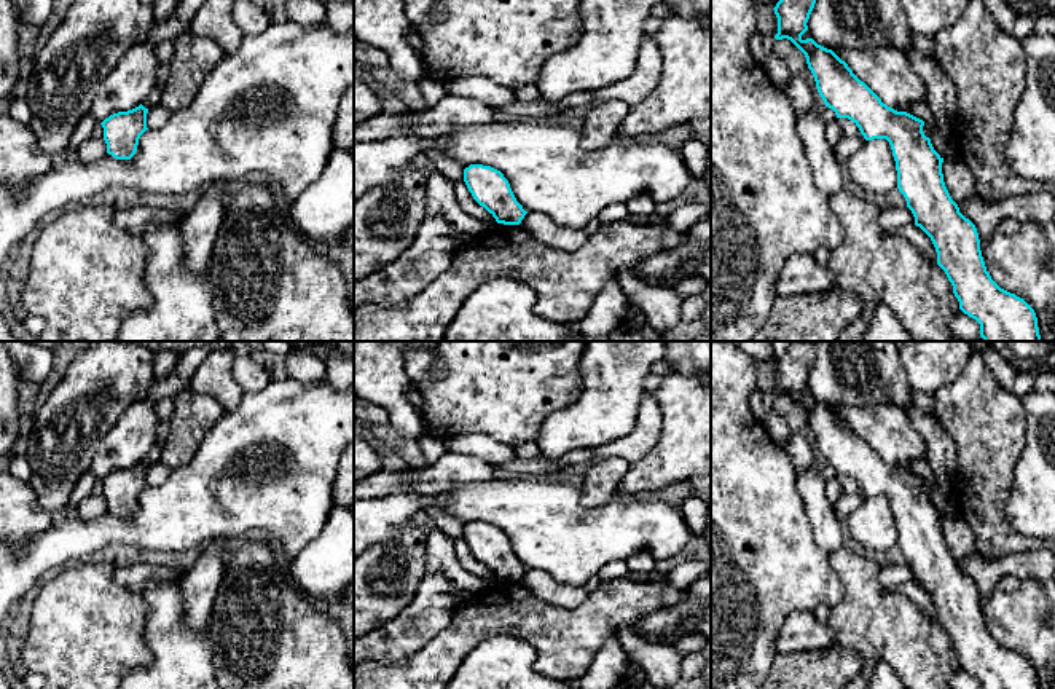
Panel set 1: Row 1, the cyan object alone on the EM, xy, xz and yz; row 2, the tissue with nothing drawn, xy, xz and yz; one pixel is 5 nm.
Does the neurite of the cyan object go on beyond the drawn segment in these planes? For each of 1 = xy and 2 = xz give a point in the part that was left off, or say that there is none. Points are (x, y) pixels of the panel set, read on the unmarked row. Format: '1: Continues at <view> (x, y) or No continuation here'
1: No continuation here
2: No continuation here

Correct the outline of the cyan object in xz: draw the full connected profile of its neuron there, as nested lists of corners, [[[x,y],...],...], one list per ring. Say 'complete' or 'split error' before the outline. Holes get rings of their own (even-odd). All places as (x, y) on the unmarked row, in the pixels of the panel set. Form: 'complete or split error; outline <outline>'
complete; outline [[[470,522],[464,526],[464,539],[473,557],[483,563],[497,581],[520,582],[528,571],[516,558],[508,537],[491,523]]]

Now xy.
complete; outline [[[140,461],[132,467],[113,470],[100,480],[108,512],[116,517],[131,517],[135,512],[139,496],[148,486],[147,470],[148,466]]]

